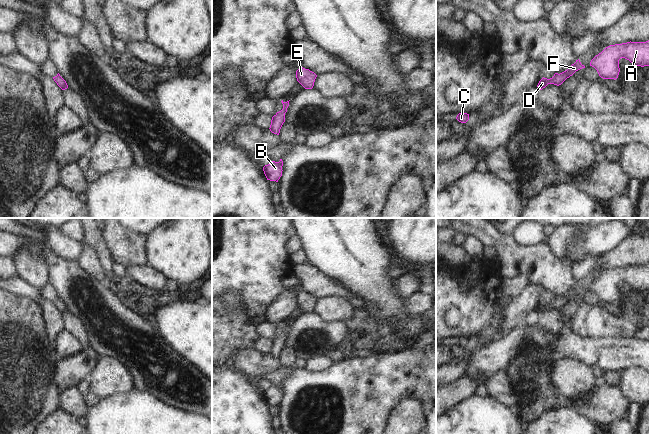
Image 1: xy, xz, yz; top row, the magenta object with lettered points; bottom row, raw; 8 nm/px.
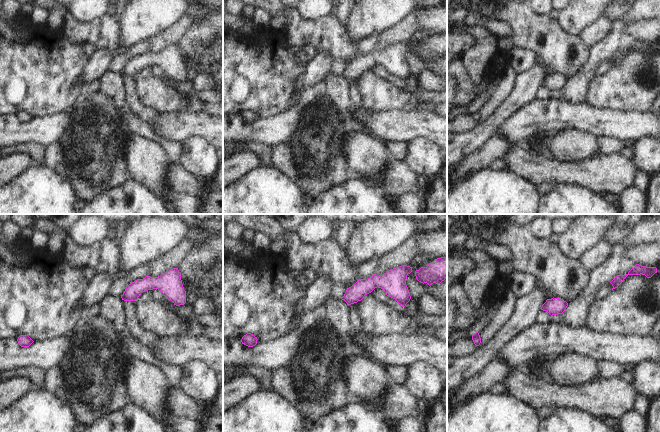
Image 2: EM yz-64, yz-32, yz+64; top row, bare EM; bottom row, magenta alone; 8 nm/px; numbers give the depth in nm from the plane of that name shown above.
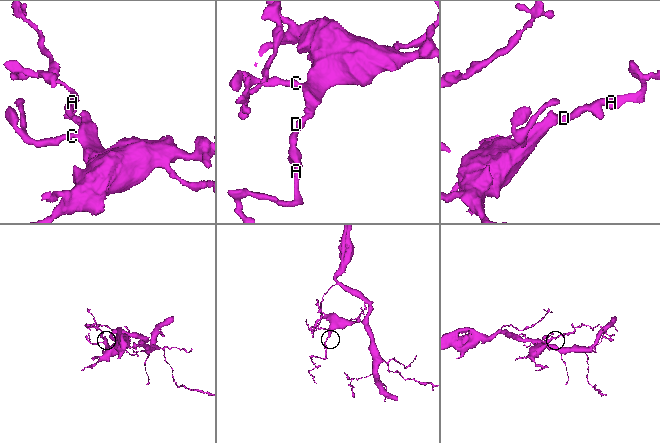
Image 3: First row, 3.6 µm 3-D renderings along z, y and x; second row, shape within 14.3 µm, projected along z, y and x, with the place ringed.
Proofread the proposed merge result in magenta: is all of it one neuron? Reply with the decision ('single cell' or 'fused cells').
single cell

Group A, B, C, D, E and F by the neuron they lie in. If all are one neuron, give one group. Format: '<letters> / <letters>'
A B C D E F

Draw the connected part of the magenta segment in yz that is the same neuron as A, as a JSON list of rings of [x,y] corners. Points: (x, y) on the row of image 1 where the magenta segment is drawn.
[[[649,40],[646,42],[627,42],[606,47],[590,62],[603,79],[618,78],[619,60],[625,58],[635,66],[649,66]]]

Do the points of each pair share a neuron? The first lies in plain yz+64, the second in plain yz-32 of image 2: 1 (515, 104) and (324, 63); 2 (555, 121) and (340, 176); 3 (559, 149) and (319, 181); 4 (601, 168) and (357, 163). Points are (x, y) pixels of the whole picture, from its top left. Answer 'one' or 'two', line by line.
1: one
2: two
3: two
4: two

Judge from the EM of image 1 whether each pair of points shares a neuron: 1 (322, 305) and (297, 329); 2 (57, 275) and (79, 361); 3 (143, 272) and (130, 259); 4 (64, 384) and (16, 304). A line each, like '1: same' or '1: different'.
1: different
2: different
3: different
4: different

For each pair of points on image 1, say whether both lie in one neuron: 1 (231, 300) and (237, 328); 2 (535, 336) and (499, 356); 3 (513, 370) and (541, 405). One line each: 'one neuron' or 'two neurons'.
1: one neuron
2: one neuron
3: one neuron

